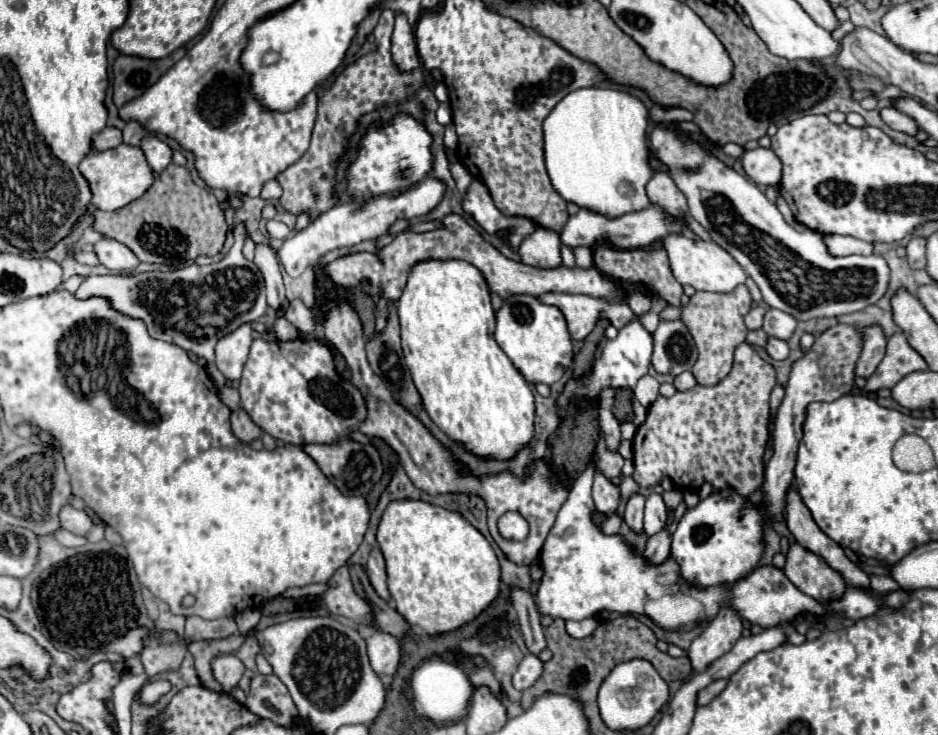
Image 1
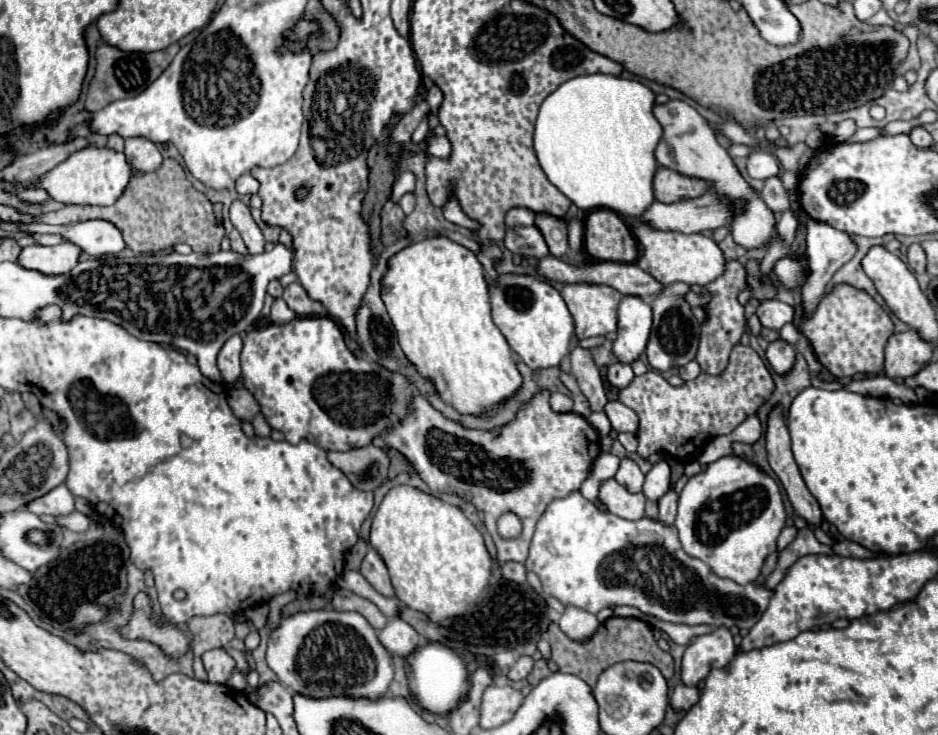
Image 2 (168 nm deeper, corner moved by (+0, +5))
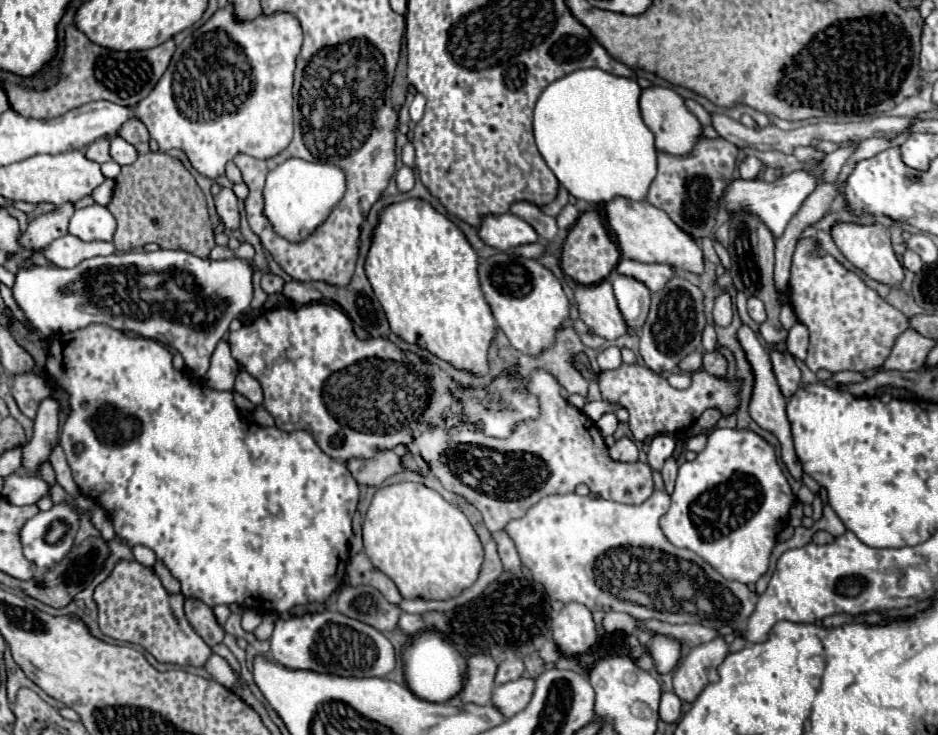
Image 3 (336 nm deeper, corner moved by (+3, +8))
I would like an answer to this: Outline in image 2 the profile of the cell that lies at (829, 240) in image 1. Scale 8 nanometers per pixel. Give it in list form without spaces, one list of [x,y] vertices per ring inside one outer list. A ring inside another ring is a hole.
[[[808,220],[806,242],[808,242],[806,254],[808,254],[808,262],[810,262],[810,276],[808,276],[808,282],[802,286],[802,304],[804,304],[804,316],[810,316],[816,310],[828,280],[834,276],[834,272],[838,268],[842,268],[842,264],[846,264],[856,254],[858,246],[850,234],[836,230],[824,222],[816,222],[816,220]]]

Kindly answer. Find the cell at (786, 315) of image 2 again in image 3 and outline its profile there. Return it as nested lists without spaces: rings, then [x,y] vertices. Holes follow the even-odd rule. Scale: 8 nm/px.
[[[749,297],[747,299],[747,309],[749,309],[749,315],[751,315],[753,321],[757,321],[757,323],[763,323],[765,321],[767,315],[765,315],[765,305],[763,305],[761,299]]]

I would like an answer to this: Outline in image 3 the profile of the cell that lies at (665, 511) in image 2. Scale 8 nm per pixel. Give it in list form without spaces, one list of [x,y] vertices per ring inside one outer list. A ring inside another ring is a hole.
[[[669,457],[661,469],[663,473],[663,481],[665,481],[665,491],[673,493],[673,485],[675,485],[675,477],[677,477],[677,459]]]

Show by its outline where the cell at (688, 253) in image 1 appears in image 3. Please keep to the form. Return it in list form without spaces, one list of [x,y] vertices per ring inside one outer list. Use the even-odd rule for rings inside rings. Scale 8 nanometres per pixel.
[[[613,197],[605,205],[599,205],[603,217],[617,239],[617,247],[623,257],[641,263],[671,263],[677,269],[701,273],[703,271],[703,251],[699,243],[681,231],[665,211],[649,205],[647,201],[629,201],[627,197]]]

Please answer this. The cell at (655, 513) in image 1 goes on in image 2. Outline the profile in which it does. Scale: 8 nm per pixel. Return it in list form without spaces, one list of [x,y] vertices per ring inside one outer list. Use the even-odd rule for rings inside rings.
[[[662,460],[656,466],[652,466],[652,470],[646,474],[644,496],[650,502],[660,502],[660,496],[664,496],[668,488],[670,488],[670,468],[666,460]]]

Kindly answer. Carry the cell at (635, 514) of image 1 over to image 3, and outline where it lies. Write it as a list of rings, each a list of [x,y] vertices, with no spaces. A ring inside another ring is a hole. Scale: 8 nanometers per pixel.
[[[621,437],[621,439],[615,441],[615,445],[609,449],[609,455],[611,455],[615,461],[629,461],[629,463],[633,463],[633,461],[637,461],[637,457],[639,457],[639,449],[637,449],[637,445],[635,445],[633,439]]]

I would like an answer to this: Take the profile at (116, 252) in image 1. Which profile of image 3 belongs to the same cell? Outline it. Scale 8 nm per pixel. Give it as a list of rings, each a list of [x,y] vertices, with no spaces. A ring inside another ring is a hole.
[[[103,205],[83,207],[79,213],[75,211],[69,223],[69,233],[83,241],[111,241],[115,233],[115,217]]]

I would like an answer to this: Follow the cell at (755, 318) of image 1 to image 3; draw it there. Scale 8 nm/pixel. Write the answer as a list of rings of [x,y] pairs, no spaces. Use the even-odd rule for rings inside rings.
[[[741,325],[741,329],[737,331],[737,341],[745,353],[745,359],[747,363],[751,365],[751,371],[753,371],[753,393],[751,393],[751,401],[749,401],[749,415],[751,419],[767,429],[767,431],[773,431],[781,443],[781,457],[783,457],[783,463],[787,465],[787,469],[791,471],[791,475],[795,479],[801,479],[801,463],[795,455],[795,447],[793,447],[793,435],[791,435],[791,425],[789,425],[789,419],[787,419],[787,413],[785,413],[785,407],[787,407],[787,399],[783,397],[779,385],[777,385],[777,379],[773,375],[773,369],[771,369],[771,359],[769,359],[769,353],[765,351],[765,347],[759,343],[757,335],[747,327],[747,325]]]

